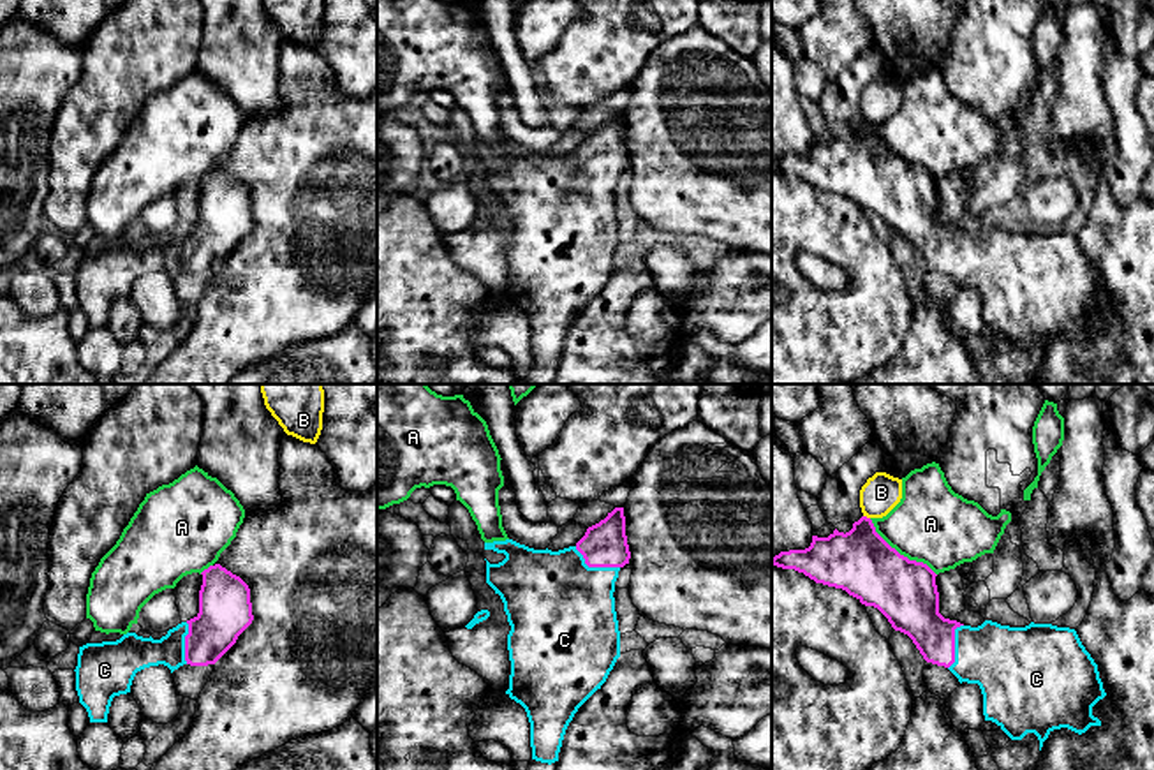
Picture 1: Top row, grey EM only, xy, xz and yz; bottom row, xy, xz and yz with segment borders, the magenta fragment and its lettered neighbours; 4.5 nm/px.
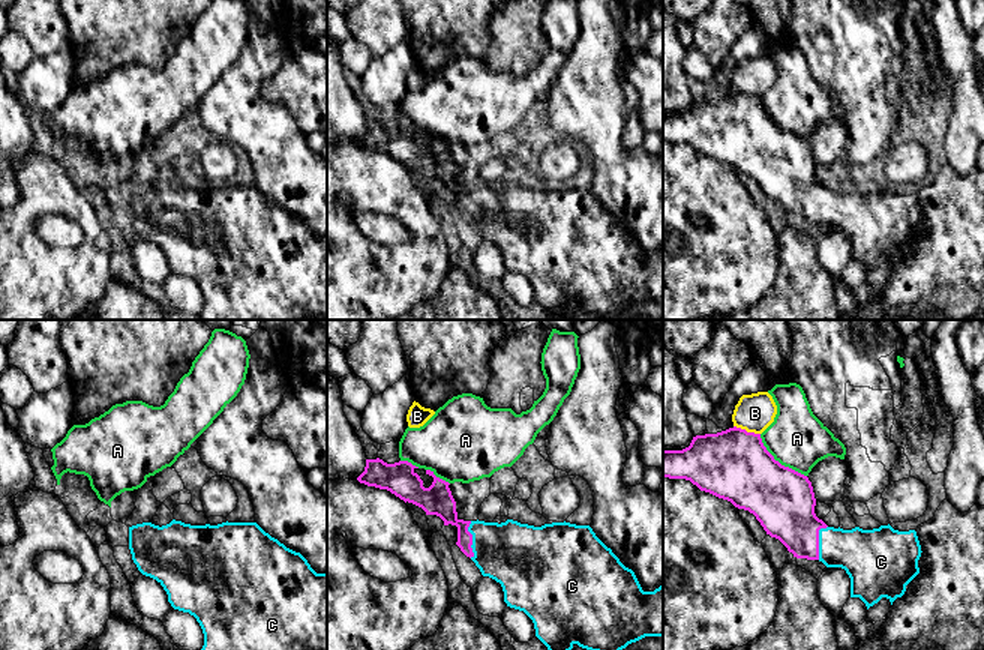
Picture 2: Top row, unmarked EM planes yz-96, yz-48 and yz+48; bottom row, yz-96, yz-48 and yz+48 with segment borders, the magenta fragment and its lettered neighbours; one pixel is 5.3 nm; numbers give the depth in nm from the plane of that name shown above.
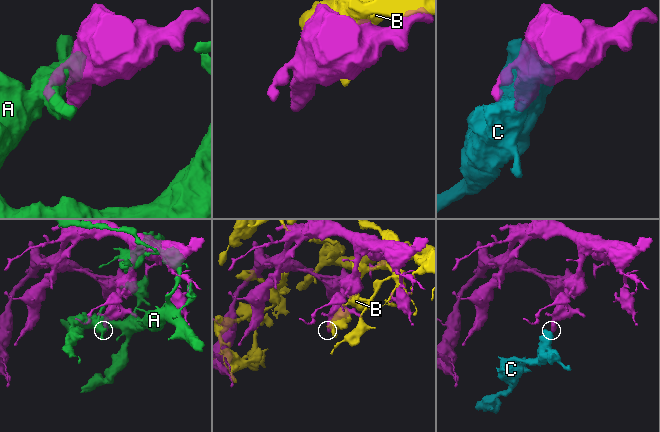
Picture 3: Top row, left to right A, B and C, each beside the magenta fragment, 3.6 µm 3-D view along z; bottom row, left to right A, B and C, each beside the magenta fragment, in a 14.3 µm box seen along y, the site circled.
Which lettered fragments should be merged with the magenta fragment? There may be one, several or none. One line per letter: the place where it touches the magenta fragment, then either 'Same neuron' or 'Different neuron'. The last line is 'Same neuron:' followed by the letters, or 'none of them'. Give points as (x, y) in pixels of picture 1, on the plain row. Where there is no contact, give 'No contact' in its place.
A: Touches magenta at yz (899, 159). Different neuron
B: Touches magenta at yz (865, 122). Different neuron
C: Touches magenta at xz (594, 171). Same neuron
Same neuron: C

